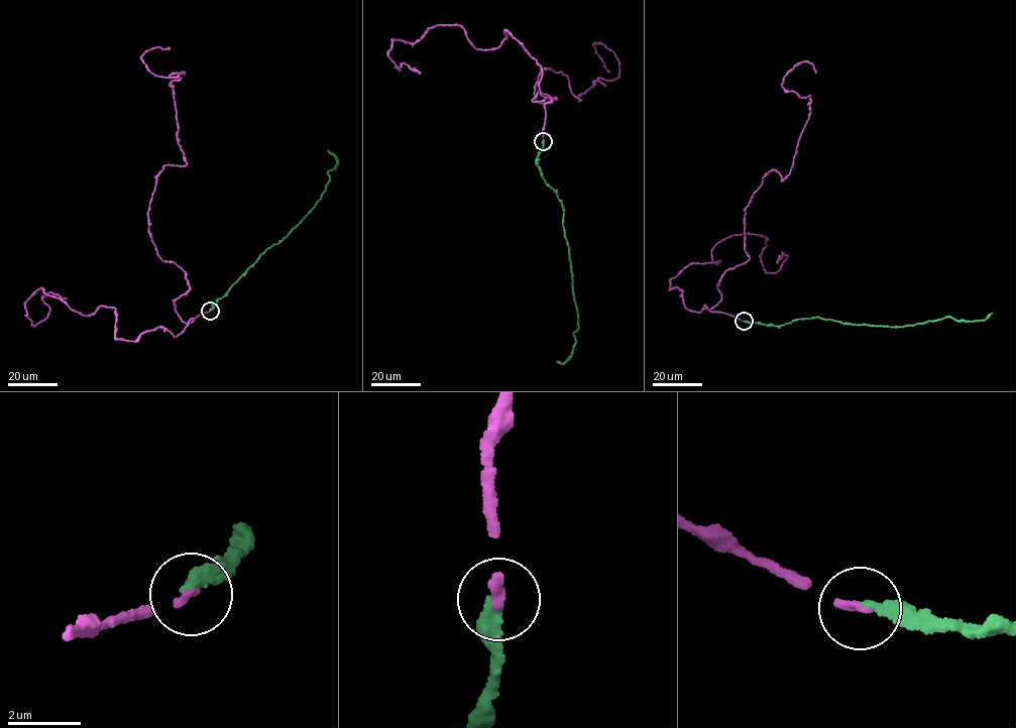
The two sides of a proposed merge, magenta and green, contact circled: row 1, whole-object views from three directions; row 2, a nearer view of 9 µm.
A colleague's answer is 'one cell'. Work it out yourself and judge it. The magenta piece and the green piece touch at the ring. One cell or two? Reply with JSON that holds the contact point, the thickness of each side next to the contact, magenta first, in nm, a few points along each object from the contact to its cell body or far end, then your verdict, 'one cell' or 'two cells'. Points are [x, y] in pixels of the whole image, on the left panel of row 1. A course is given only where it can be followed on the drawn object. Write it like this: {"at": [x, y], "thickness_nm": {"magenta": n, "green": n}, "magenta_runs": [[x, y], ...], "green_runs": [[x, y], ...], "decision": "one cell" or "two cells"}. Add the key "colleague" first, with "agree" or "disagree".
{"colleague": "disagree", "at": [210, 311], "thickness_nm": {"magenta": 240, "green": 320}, "magenta_runs": [[210, 311], [182, 322], [185, 271], [148, 230], [158, 173], [187, 164], [185, 73], [141, 56], [170, 47]], "green_runs": [[210, 311], [260, 254], [289, 234], [322, 197], [330, 182], [327, 172], [338, 162], [327, 149]], "decision": "two cells"}

